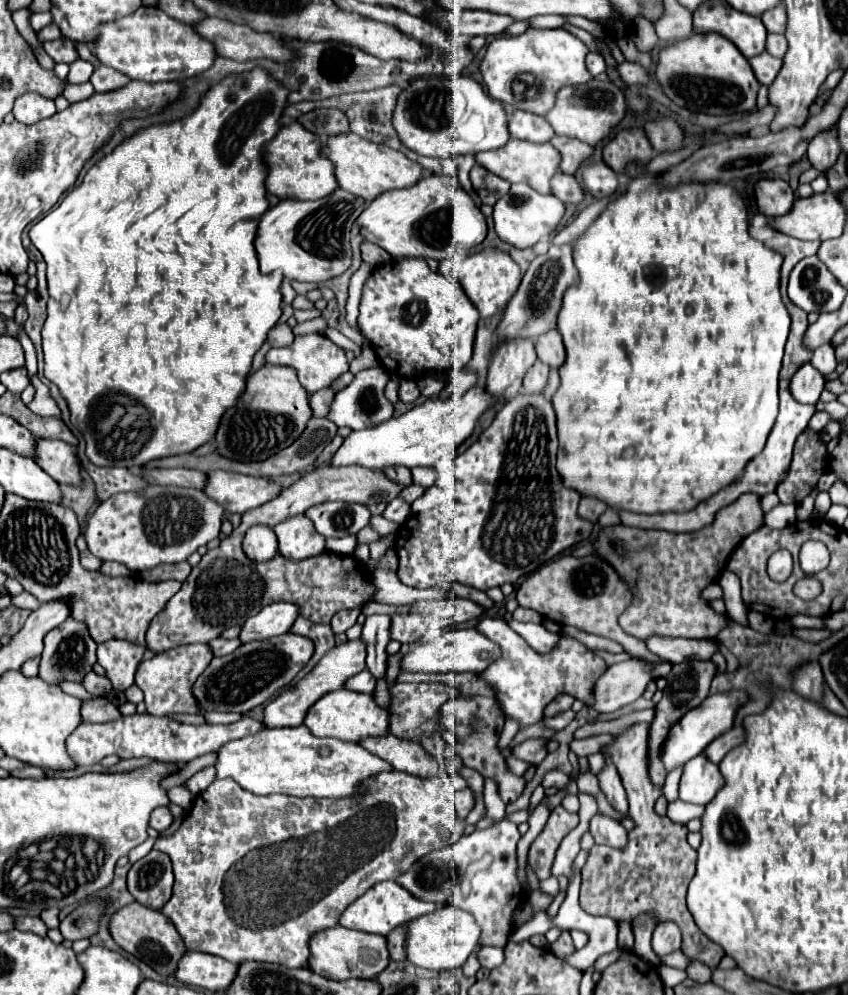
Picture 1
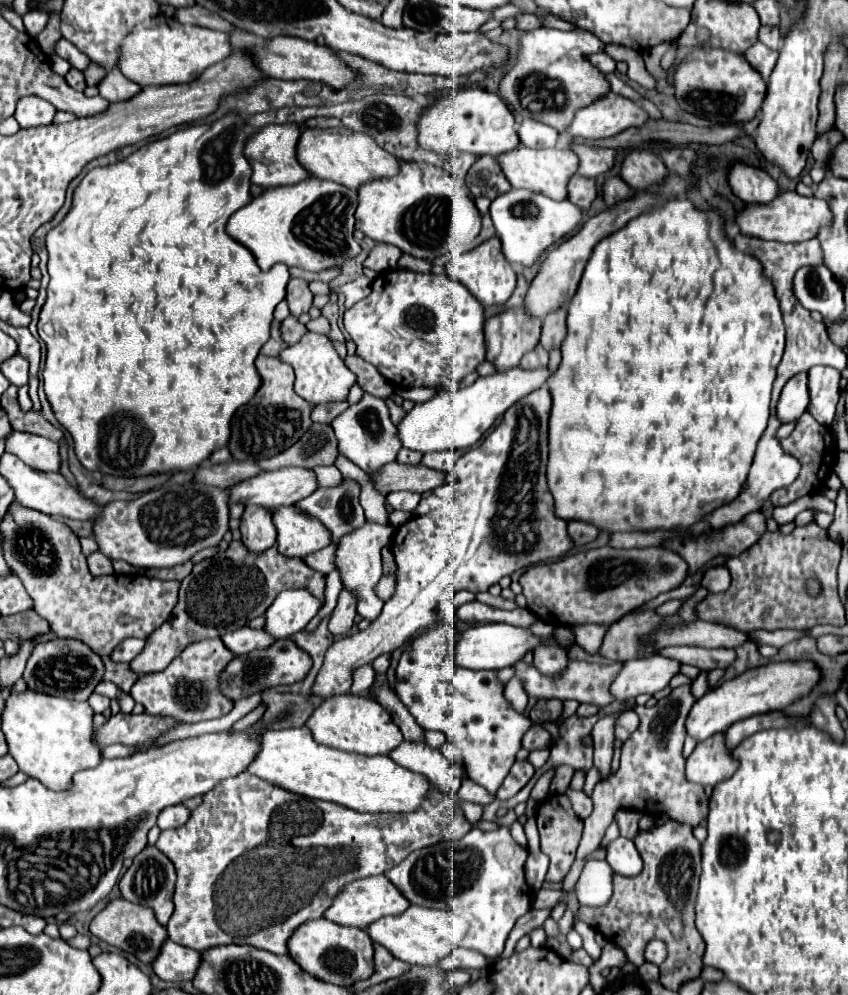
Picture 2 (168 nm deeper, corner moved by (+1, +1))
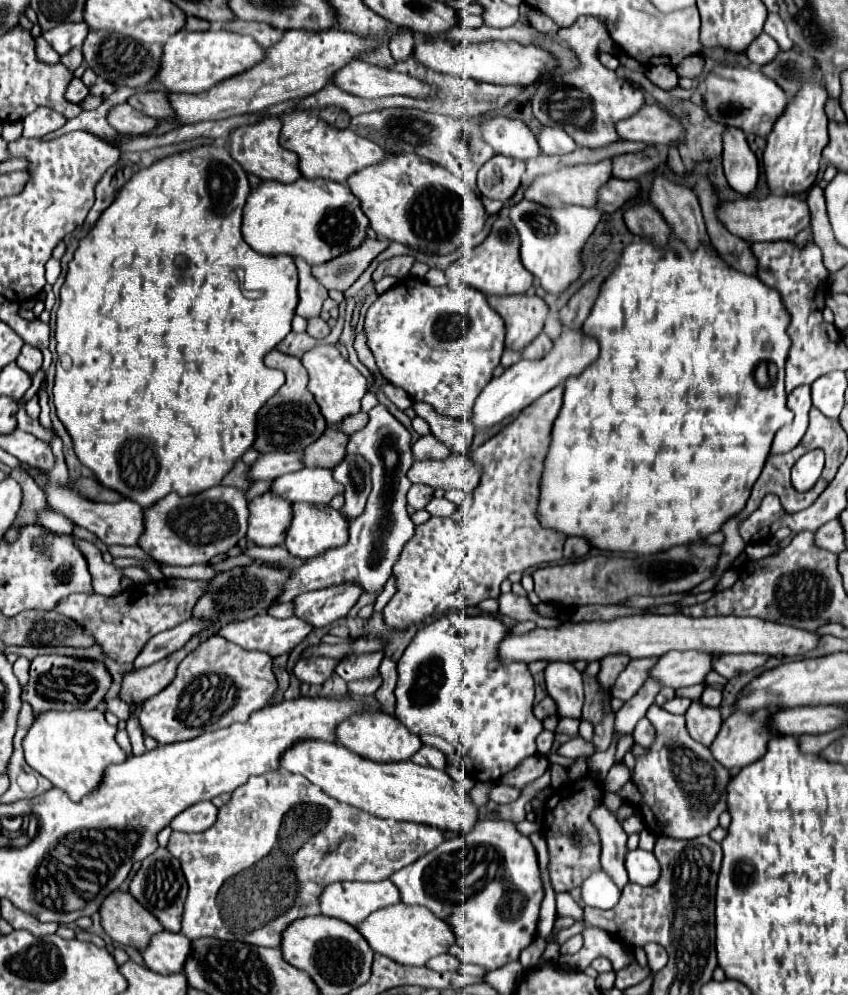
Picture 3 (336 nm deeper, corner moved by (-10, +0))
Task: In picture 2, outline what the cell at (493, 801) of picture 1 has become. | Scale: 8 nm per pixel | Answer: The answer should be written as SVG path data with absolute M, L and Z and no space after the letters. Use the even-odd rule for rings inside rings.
M436 626L420 634L412 642L408 642L398 662L398 668L396 668L394 692L424 730L444 732L446 742L460 748L462 758L464 758L466 776L474 780L476 784L484 786L488 792L496 794L496 790L500 788L502 780L506 778L506 774L510 772L516 760L516 752L522 748L522 736L524 732L528 732L532 722L528 716L516 712L512 704L504 698L504 684L498 680L496 670L470 672L468 668L460 668L452 660L452 644L456 644L456 640L460 640L460 632L456 630L456 626Z

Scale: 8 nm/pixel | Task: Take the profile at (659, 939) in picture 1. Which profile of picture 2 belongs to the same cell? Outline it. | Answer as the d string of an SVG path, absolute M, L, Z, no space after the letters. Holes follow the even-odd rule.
M652 940L648 946L646 946L646 952L644 952L644 958L656 966L660 966L666 958L666 944L662 940Z

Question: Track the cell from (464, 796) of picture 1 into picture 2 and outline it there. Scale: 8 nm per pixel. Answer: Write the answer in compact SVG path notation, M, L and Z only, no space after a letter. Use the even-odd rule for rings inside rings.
M472 780L462 782L462 788L460 788L458 796L462 800L468 800L468 802L474 802L474 804L480 804L480 806L486 806L486 804L490 804L494 800L494 796L486 788L482 788L480 784L476 784Z

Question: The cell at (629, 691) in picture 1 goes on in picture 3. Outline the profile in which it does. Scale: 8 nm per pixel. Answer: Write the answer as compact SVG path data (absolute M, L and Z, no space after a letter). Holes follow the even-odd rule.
M671 651L653 665L649 677L653 677L659 685L681 689L699 685L705 681L705 675L711 671L711 655L709 653L679 653Z

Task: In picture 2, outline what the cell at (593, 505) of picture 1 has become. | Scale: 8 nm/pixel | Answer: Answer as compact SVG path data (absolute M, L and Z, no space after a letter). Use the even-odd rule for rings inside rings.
M568 522L568 536L572 536L574 546L584 546L598 536L598 530L586 522Z

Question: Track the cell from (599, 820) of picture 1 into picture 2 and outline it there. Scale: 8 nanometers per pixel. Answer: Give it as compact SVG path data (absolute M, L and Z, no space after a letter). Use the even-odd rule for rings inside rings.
M622 836L608 844L606 860L612 866L612 870L622 876L638 876L644 866L634 842Z

